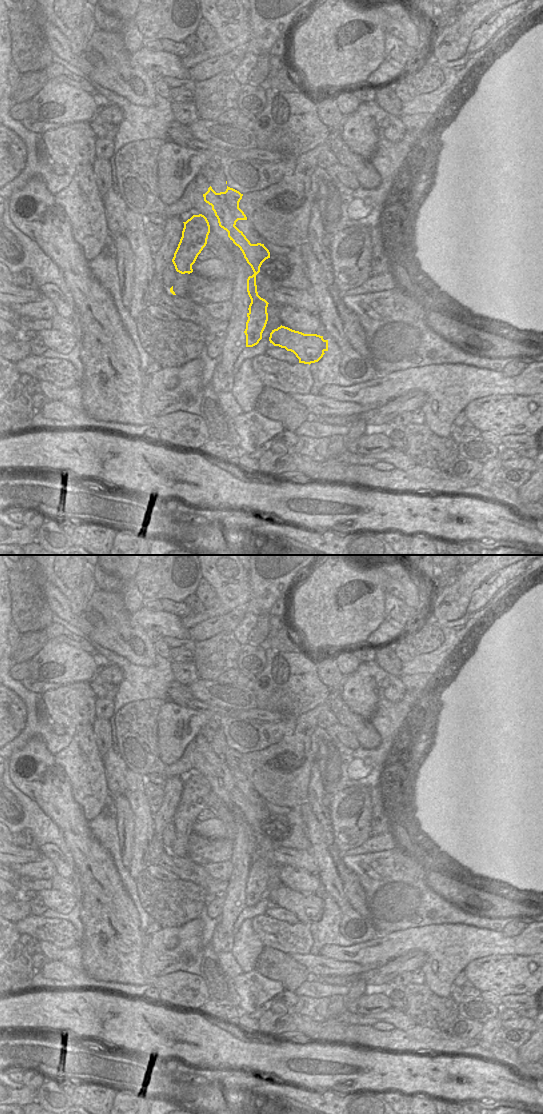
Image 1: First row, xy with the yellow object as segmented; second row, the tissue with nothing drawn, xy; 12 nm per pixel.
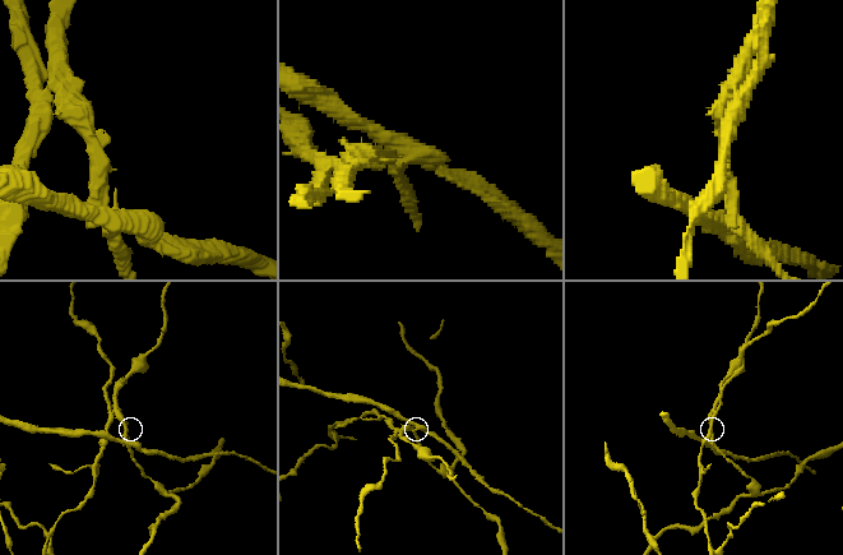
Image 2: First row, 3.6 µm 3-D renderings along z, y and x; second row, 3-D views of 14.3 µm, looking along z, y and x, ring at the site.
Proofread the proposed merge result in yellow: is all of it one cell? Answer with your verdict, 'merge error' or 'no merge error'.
merge error

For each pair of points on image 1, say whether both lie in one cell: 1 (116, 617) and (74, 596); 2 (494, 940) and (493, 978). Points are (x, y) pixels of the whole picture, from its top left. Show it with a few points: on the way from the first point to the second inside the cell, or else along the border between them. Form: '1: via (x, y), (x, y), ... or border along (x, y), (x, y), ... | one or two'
1: border along (87, 603), (89, 605) | two
2: border along (518, 955), (487, 955), (471, 961) | two

